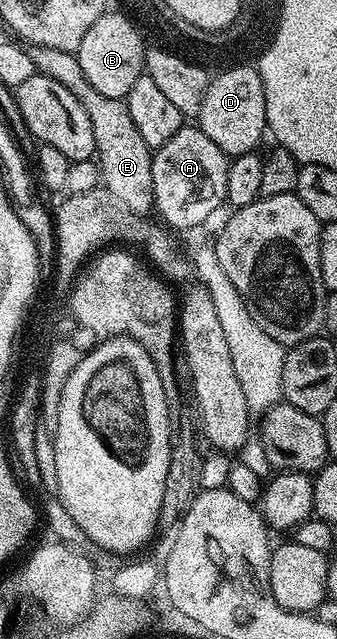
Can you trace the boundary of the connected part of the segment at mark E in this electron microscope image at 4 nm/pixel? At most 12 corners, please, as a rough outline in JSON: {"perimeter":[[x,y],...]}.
{"perimeter":[[31,47],[94,128],[103,189],[130,212],[153,209],[153,151],[122,98],[94,92],[75,53]]}

